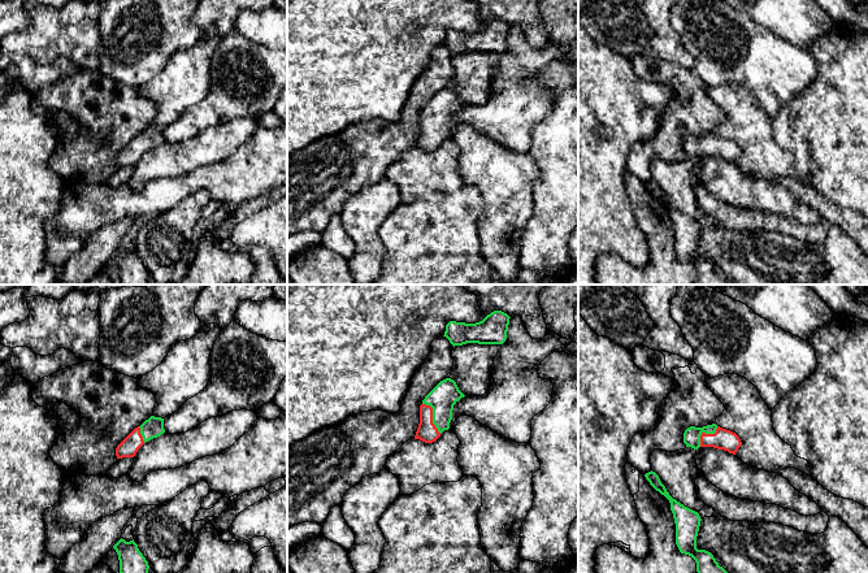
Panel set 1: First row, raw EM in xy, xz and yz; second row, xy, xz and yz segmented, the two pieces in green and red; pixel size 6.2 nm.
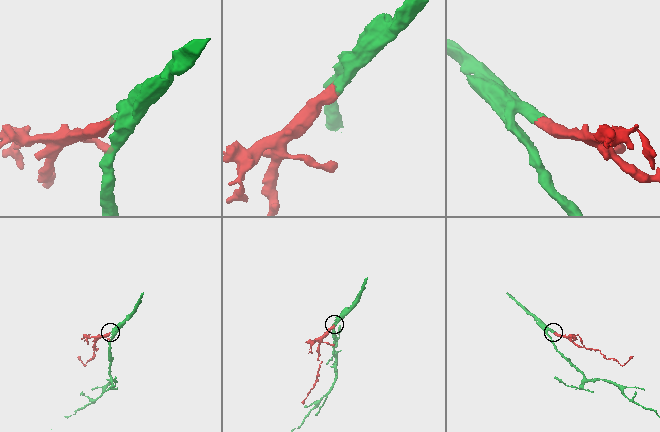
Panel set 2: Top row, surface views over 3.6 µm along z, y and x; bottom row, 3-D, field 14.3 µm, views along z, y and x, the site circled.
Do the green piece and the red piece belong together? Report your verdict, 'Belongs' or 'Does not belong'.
Belongs

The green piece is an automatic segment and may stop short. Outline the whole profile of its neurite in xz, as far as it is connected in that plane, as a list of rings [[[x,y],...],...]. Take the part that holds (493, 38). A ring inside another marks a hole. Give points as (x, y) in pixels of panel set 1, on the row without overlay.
[[[494,19],[476,32],[450,30],[446,34],[443,45],[446,45],[453,56],[466,52],[503,53],[507,48],[509,27],[507,22]]]

